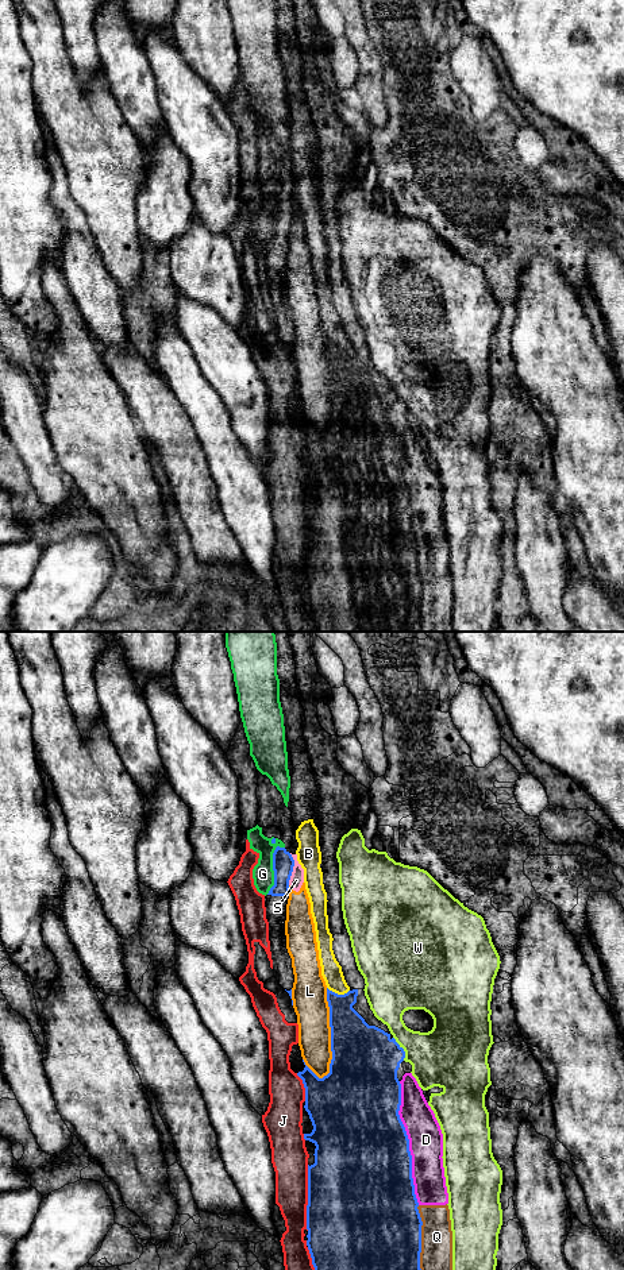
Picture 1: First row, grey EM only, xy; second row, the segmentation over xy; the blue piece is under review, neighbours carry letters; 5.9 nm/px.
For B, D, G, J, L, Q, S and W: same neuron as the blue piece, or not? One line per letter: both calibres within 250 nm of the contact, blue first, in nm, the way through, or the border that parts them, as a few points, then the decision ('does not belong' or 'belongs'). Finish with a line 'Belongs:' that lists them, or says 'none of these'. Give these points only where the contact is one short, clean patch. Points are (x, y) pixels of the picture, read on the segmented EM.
B: calibres 220 and 120 nm; does not belong
D: calibres 500 and 200 nm; does not belong
G: calibres 130 and 130 nm; border xy (284, 846), (277, 846), (273, 853), (273, 886), (266, 894); does not belong
J: calibres 500 and 200 nm; does not belong
L: calibres 400 and 200 nm; does not belong
Q: calibres 500 and 190 nm; does not belong
S: calibres 130 and 80 nm; border xy (291, 853), (293, 871), (288, 884); does not belong
W: calibres 400 and 360 nm; border xy (393, 1037), (404, 1052), (404, 1060); does not belong
Belongs: none of these

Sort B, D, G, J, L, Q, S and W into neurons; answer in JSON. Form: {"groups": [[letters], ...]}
{"groups": [["B"], ["D", "Q"], ["G"], ["J"], ["L", "S"], ["W"]]}

